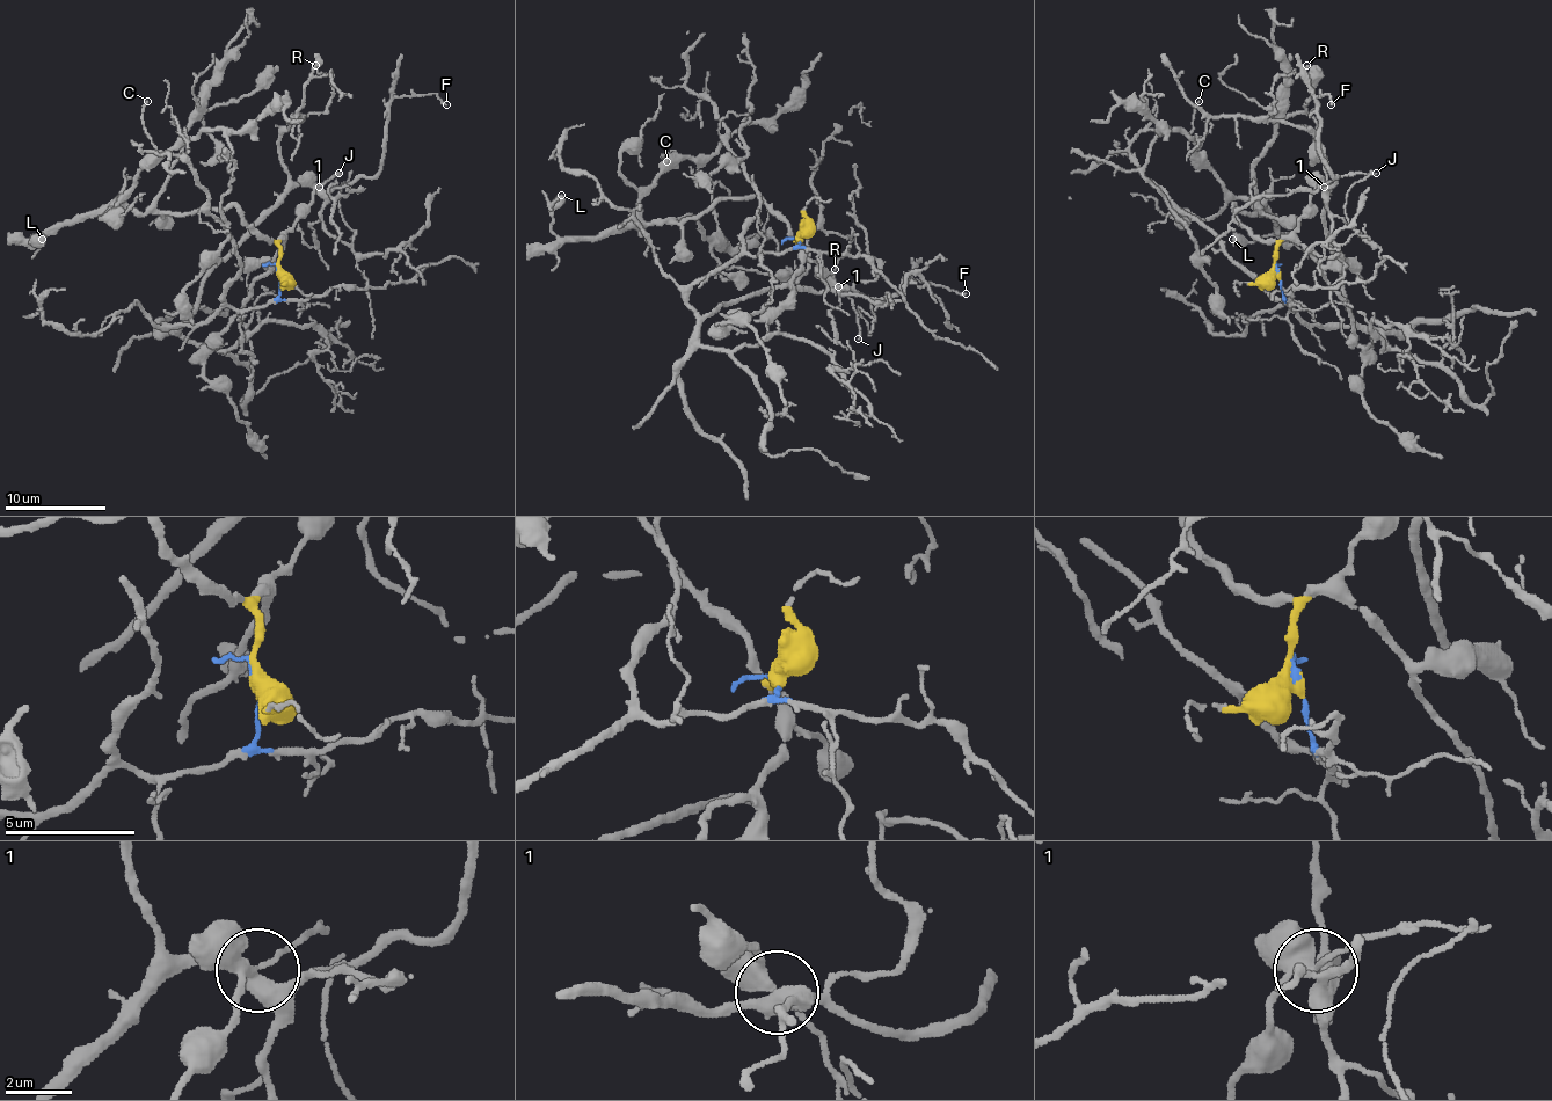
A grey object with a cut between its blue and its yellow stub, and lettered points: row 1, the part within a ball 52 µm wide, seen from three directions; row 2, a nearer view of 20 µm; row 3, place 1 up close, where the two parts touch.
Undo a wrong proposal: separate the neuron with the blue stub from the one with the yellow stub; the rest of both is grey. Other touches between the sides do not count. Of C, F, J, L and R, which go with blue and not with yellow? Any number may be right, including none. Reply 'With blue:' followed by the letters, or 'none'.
With blue: F, R

